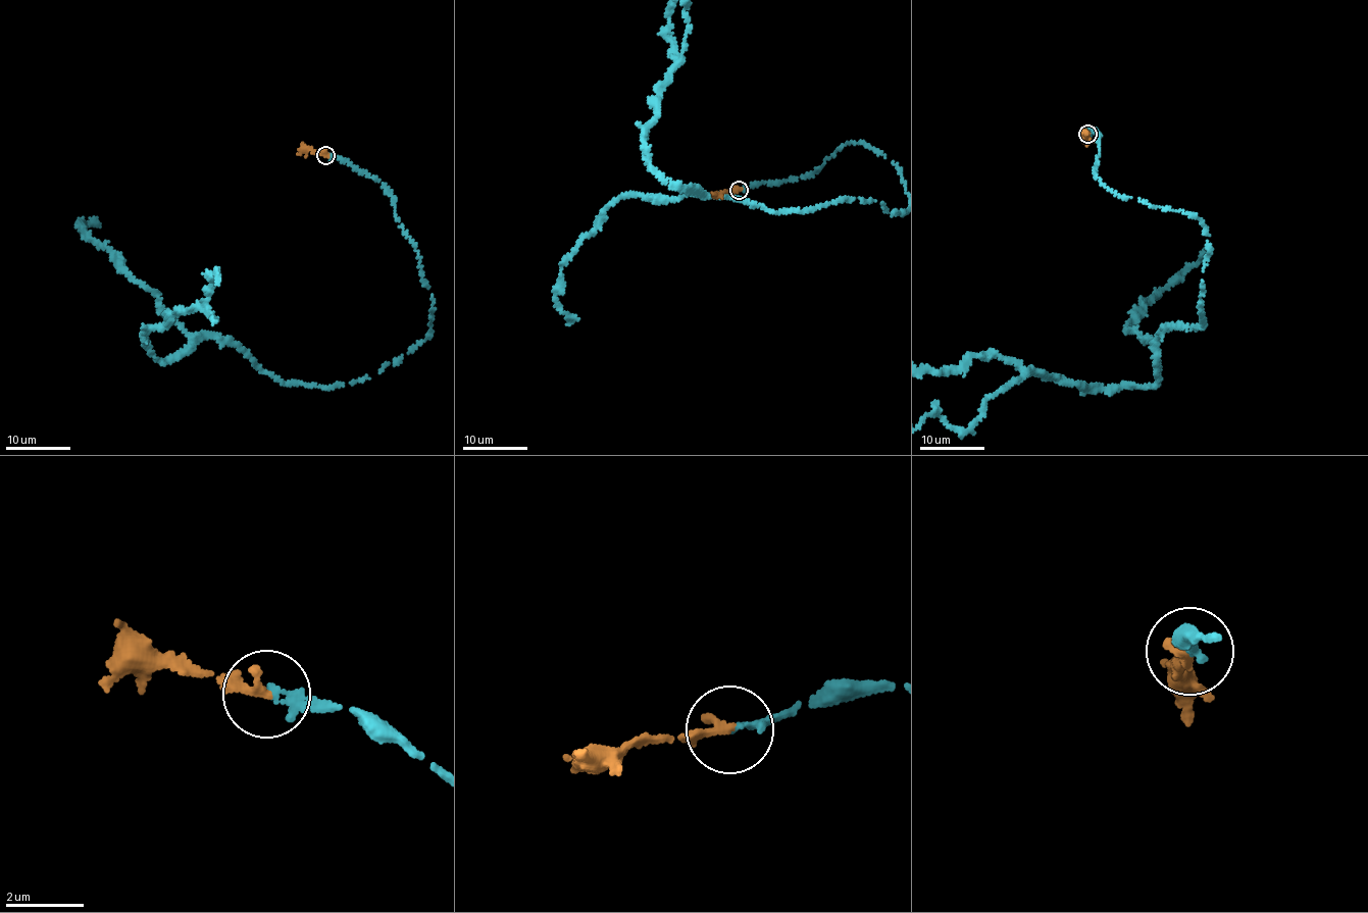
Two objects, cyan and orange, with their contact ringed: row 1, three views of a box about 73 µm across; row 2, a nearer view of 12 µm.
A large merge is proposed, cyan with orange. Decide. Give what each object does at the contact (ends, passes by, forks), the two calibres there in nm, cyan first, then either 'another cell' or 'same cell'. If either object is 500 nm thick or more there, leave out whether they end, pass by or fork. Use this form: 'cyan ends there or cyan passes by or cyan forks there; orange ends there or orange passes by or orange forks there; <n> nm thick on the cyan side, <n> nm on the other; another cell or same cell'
cyan ends there; orange ends there; 200 nm thick on the cyan side, 240 nm on the other; same cell

